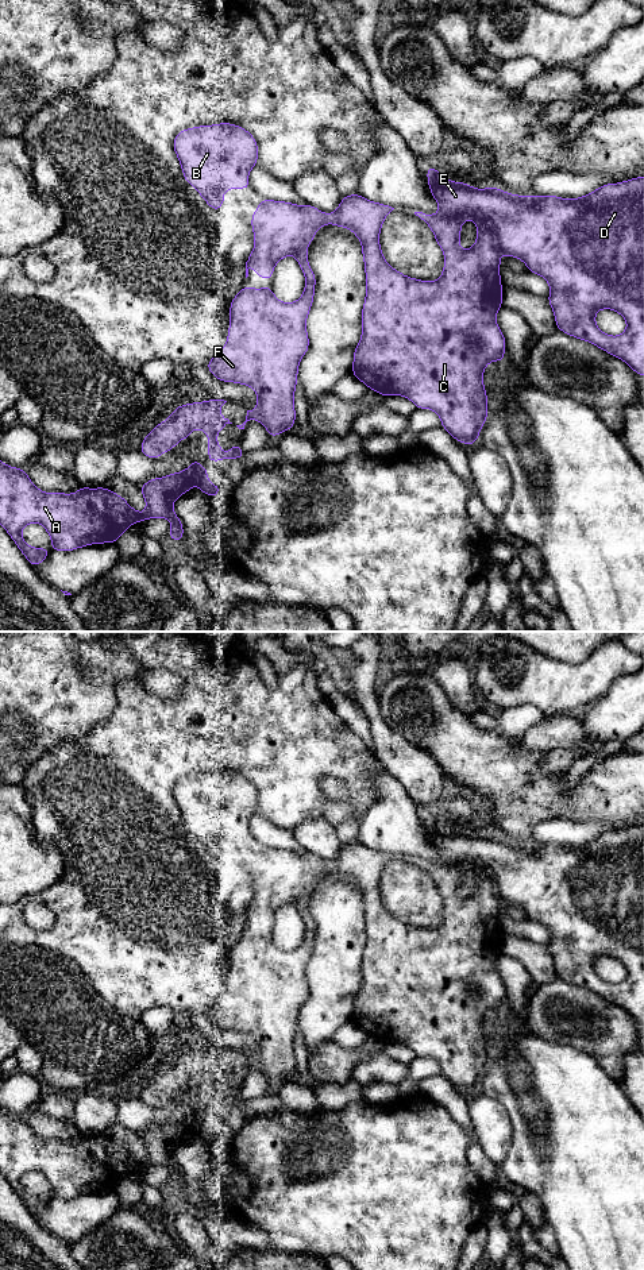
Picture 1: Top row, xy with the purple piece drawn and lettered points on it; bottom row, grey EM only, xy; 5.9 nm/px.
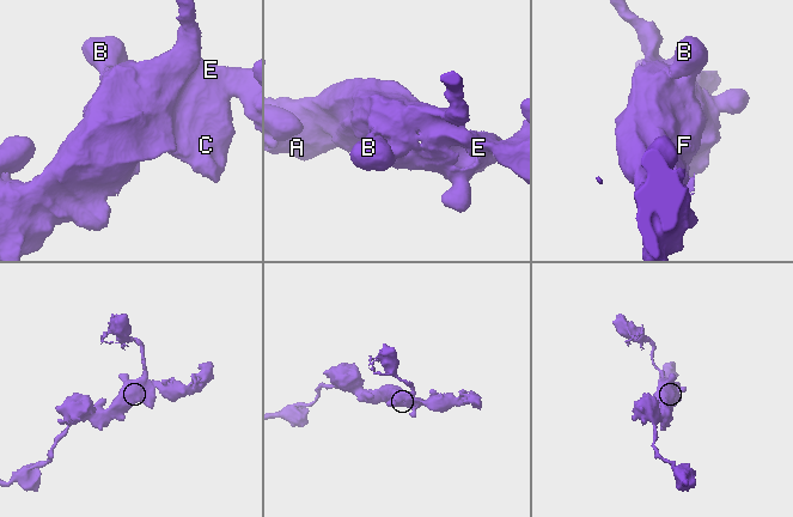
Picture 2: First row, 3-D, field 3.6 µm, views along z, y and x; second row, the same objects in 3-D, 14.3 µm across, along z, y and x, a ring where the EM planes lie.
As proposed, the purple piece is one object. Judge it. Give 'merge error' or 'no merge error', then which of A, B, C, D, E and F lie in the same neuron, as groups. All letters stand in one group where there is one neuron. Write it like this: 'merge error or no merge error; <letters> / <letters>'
no merge error; A B C D E F

